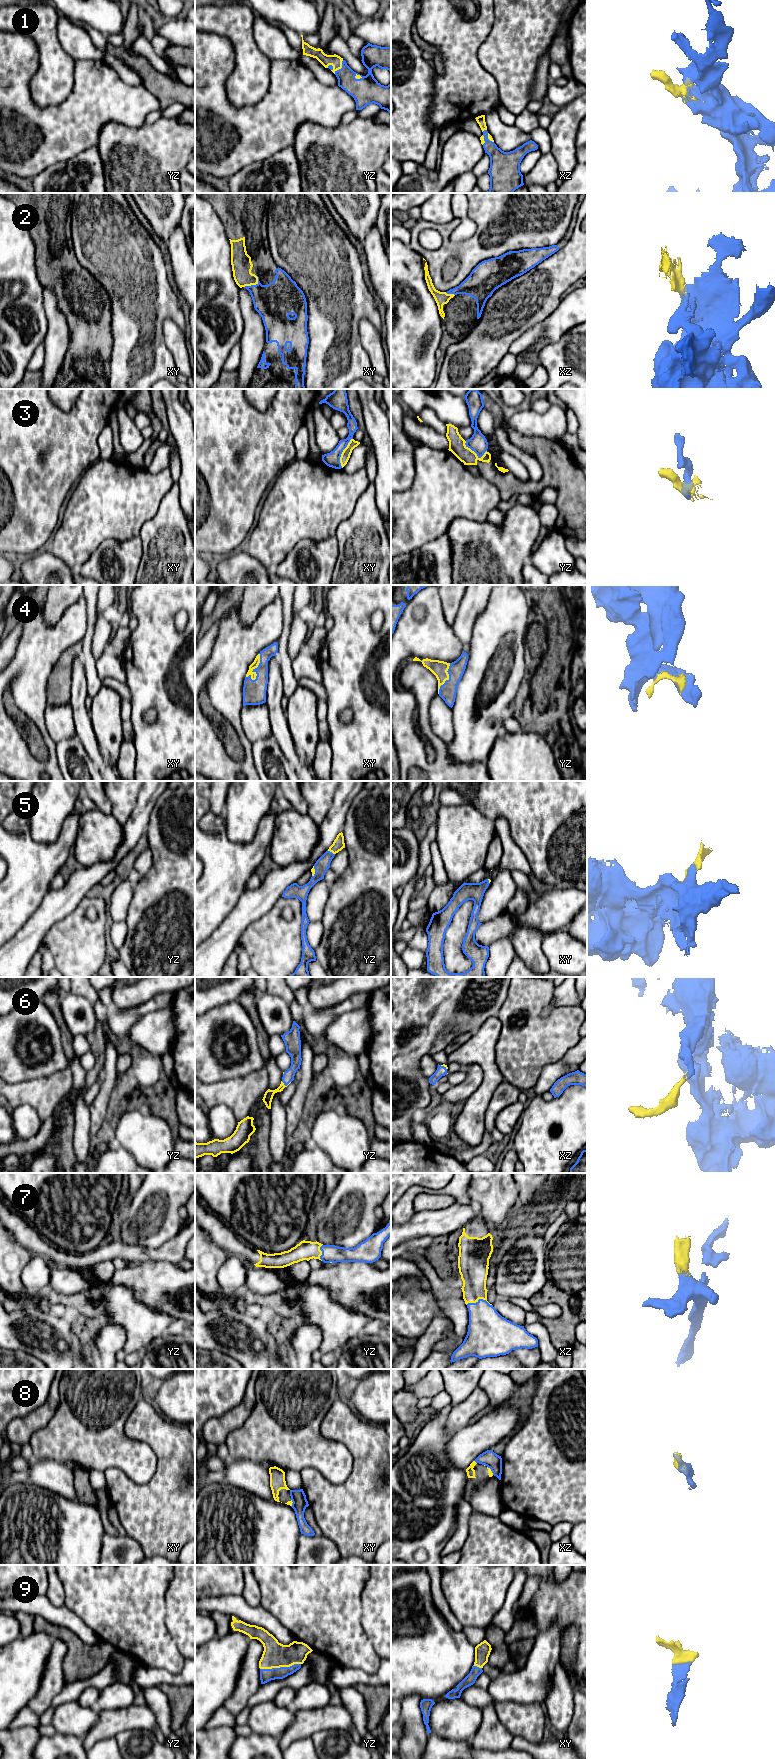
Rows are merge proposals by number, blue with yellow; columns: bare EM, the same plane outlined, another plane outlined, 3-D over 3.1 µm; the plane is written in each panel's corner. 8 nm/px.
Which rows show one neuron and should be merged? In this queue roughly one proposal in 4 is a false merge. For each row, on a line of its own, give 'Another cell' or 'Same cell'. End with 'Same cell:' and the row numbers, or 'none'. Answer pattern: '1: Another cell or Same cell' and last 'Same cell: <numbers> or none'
1: Same cell
2: Same cell
3: Another cell
4: Same cell
5: Same cell
6: Same cell
7: Same cell
8: Another cell
9: Same cell
Same cell: 1, 2, 4, 5, 6, 7, 9

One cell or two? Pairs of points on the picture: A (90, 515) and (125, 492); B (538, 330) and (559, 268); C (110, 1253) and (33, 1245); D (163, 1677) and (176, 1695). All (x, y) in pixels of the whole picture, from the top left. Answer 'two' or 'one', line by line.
A: one
B: two
C: one
D: two

